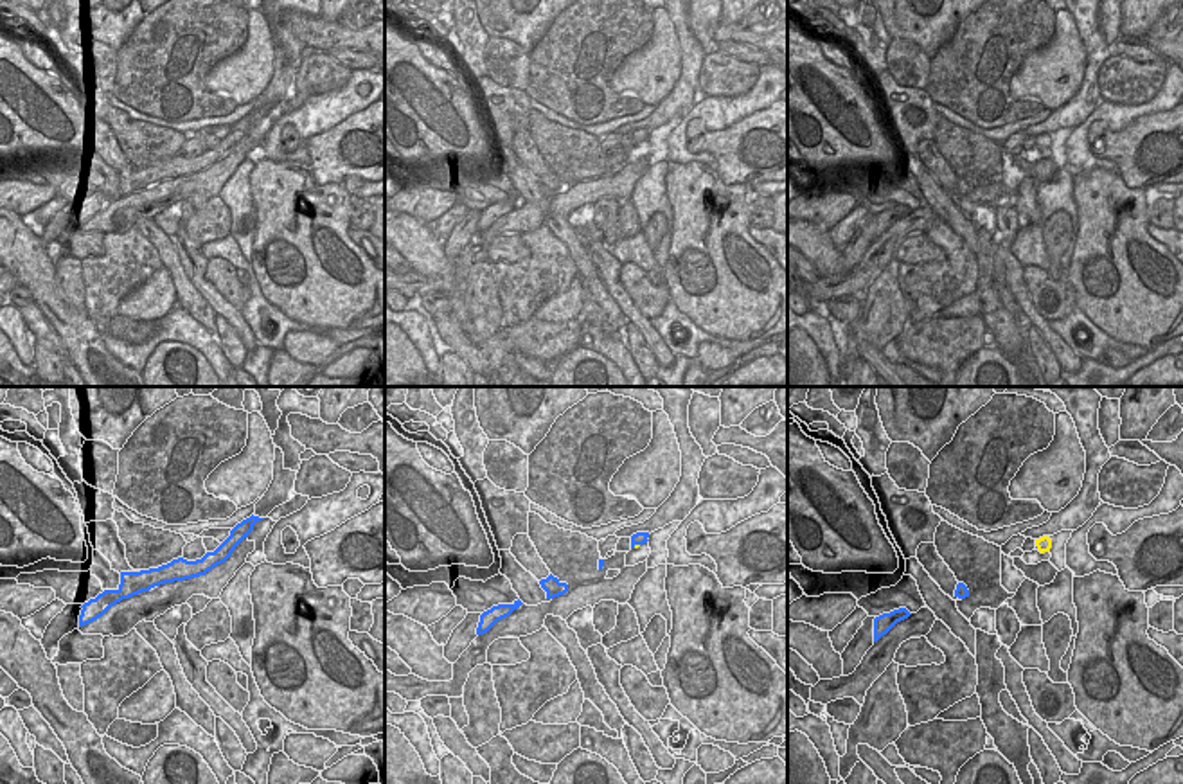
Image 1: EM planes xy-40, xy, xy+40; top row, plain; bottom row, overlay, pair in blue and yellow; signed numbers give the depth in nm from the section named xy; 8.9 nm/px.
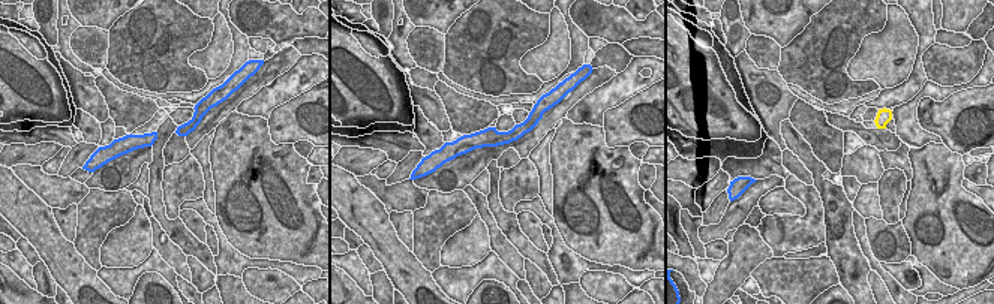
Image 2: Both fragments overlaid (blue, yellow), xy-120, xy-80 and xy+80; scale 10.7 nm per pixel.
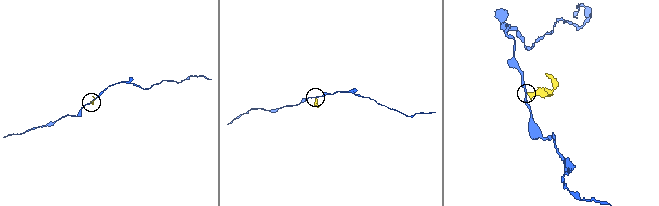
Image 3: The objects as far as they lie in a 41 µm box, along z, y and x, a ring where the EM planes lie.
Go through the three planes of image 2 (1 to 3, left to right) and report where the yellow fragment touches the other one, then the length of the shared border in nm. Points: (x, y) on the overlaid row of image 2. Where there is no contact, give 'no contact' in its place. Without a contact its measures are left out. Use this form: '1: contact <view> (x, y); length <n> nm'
1: no contact
2: no contact
3: no contact

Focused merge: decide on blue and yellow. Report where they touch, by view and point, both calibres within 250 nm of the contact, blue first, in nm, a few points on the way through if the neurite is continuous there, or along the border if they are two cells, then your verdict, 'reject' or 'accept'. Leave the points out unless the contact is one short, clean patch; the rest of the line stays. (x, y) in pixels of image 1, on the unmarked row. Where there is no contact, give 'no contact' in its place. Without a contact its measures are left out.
meets blue in xy at (635, 141); 120 nm thick on the blue side, 30 nm on the other; border along xy (639, 141), (633, 144); reject

